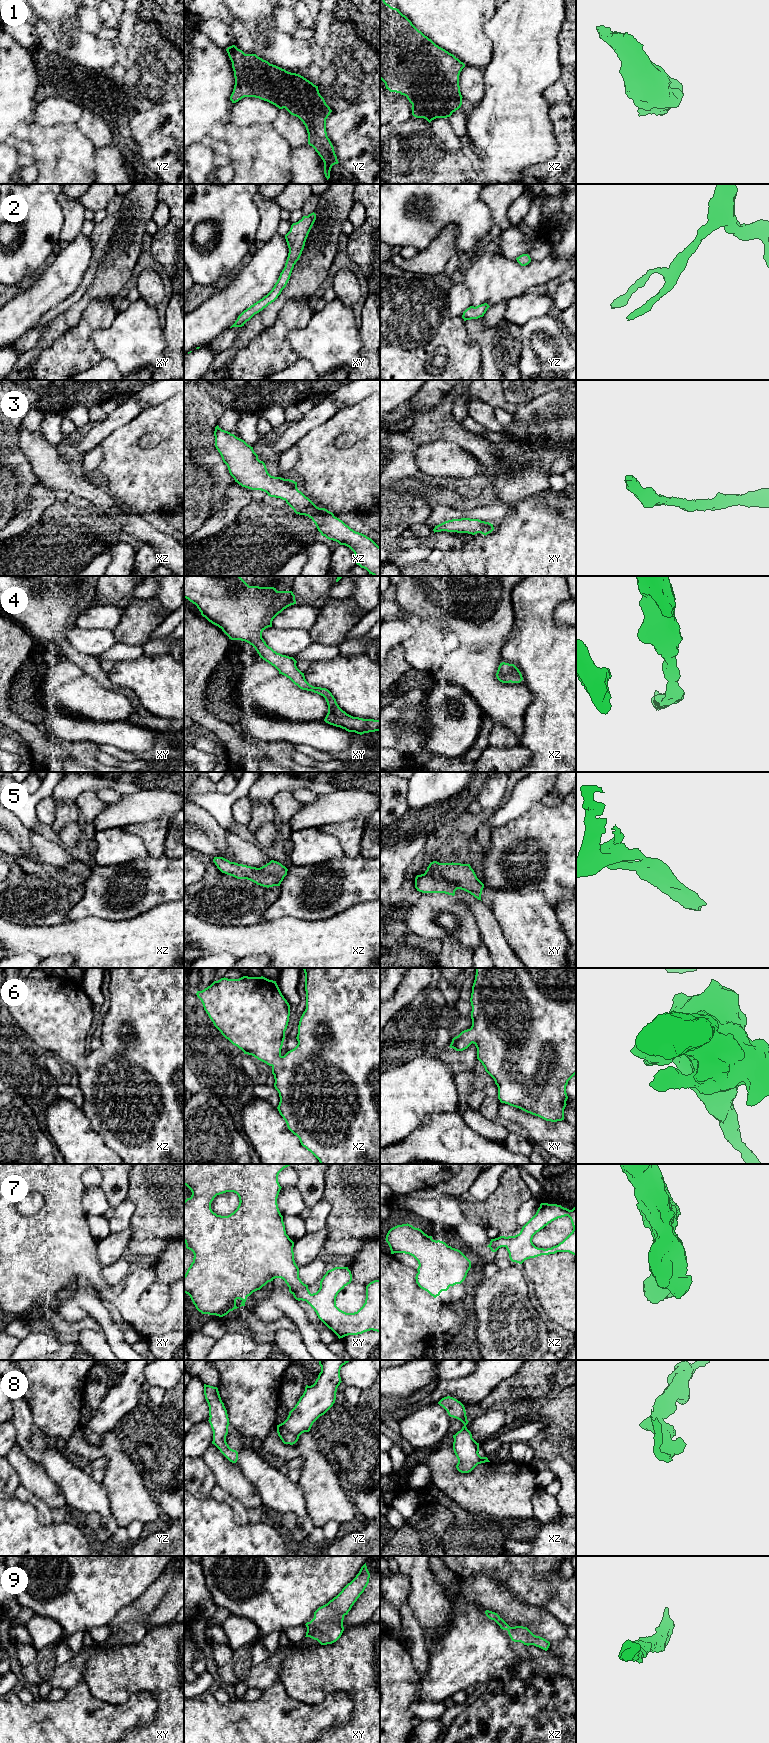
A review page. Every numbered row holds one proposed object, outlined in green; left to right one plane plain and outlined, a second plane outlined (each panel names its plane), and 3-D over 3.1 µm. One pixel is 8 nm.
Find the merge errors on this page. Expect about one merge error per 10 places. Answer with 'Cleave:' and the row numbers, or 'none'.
Cleave: none

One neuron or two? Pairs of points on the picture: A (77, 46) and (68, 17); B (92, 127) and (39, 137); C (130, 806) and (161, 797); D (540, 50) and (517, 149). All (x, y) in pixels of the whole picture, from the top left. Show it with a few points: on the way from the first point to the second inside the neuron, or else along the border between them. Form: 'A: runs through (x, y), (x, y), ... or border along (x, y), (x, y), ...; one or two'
A: runs through (72, 39), (68, 33), (68, 24); one
B: border along (75, 125), (94, 147); two
C: runs through (138, 806), (153, 805); one
D: runs through (517, 75), (517, 124); one

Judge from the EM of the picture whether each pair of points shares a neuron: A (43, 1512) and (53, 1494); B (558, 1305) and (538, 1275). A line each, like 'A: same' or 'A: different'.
A: different
B: same

